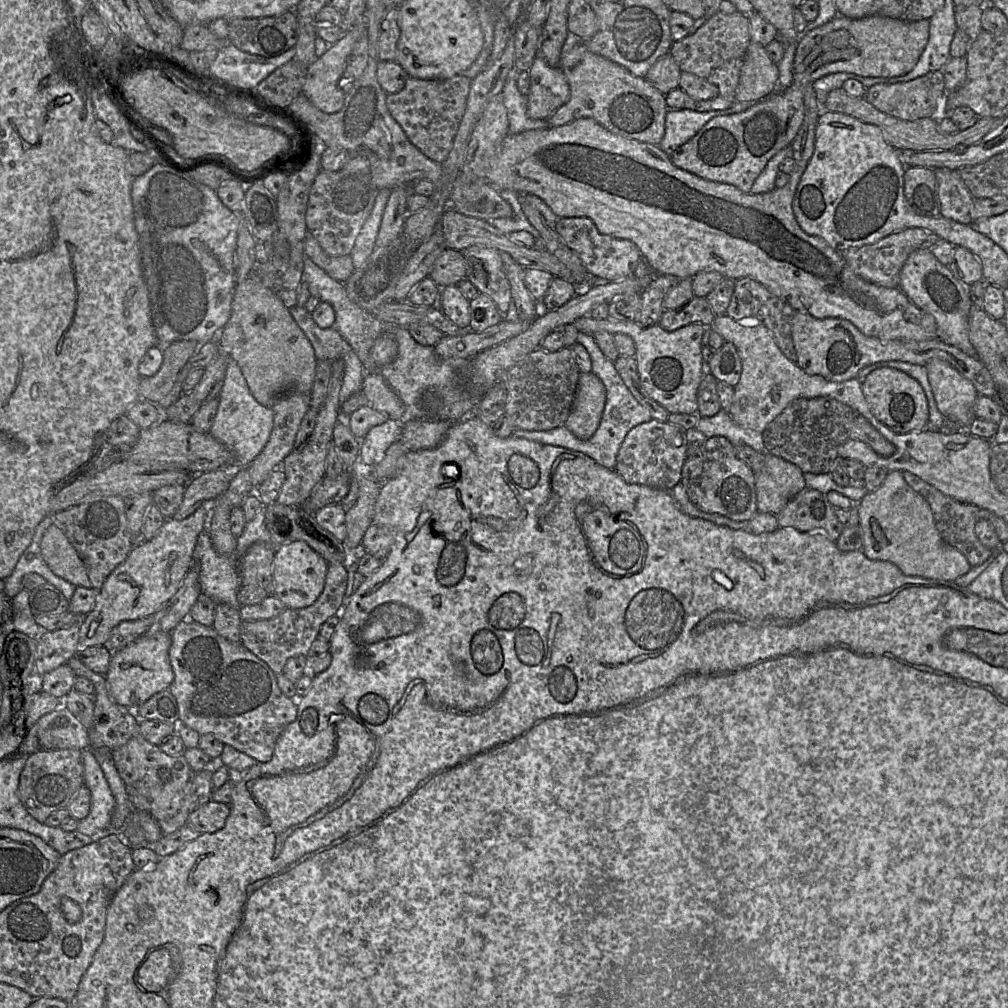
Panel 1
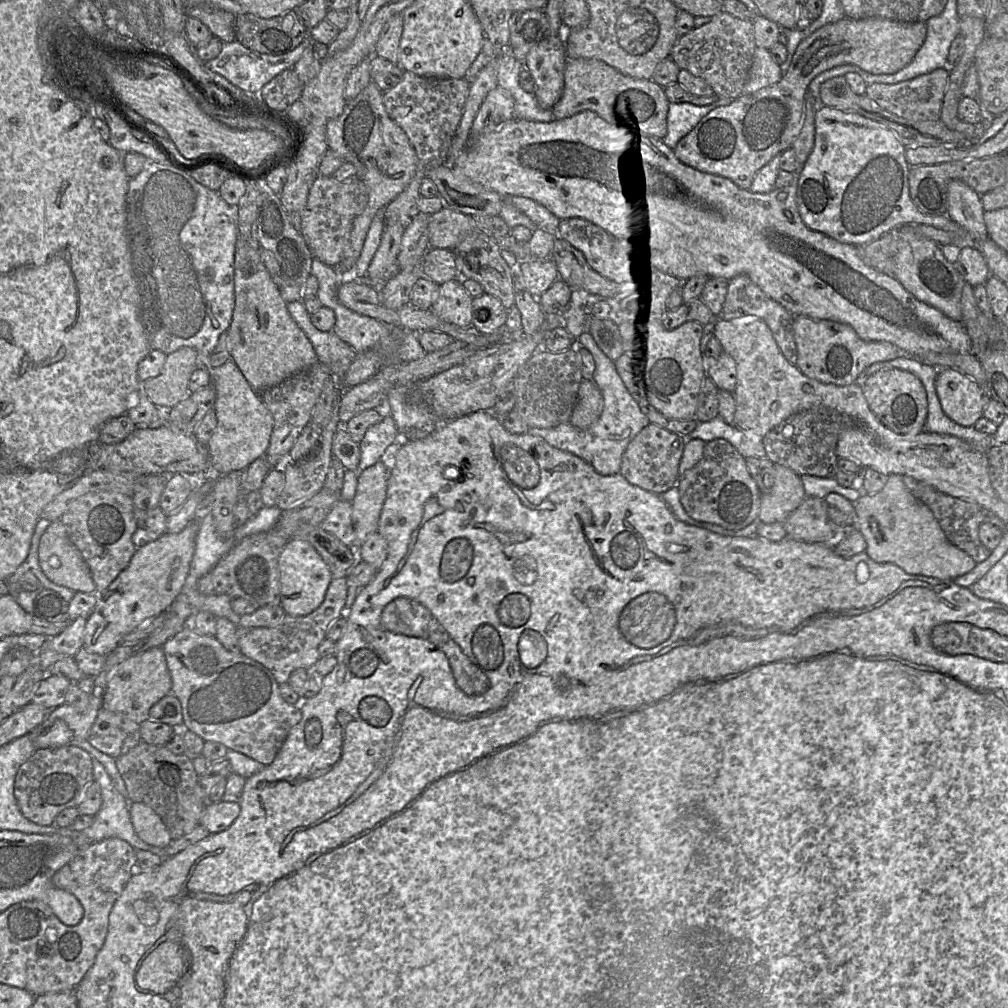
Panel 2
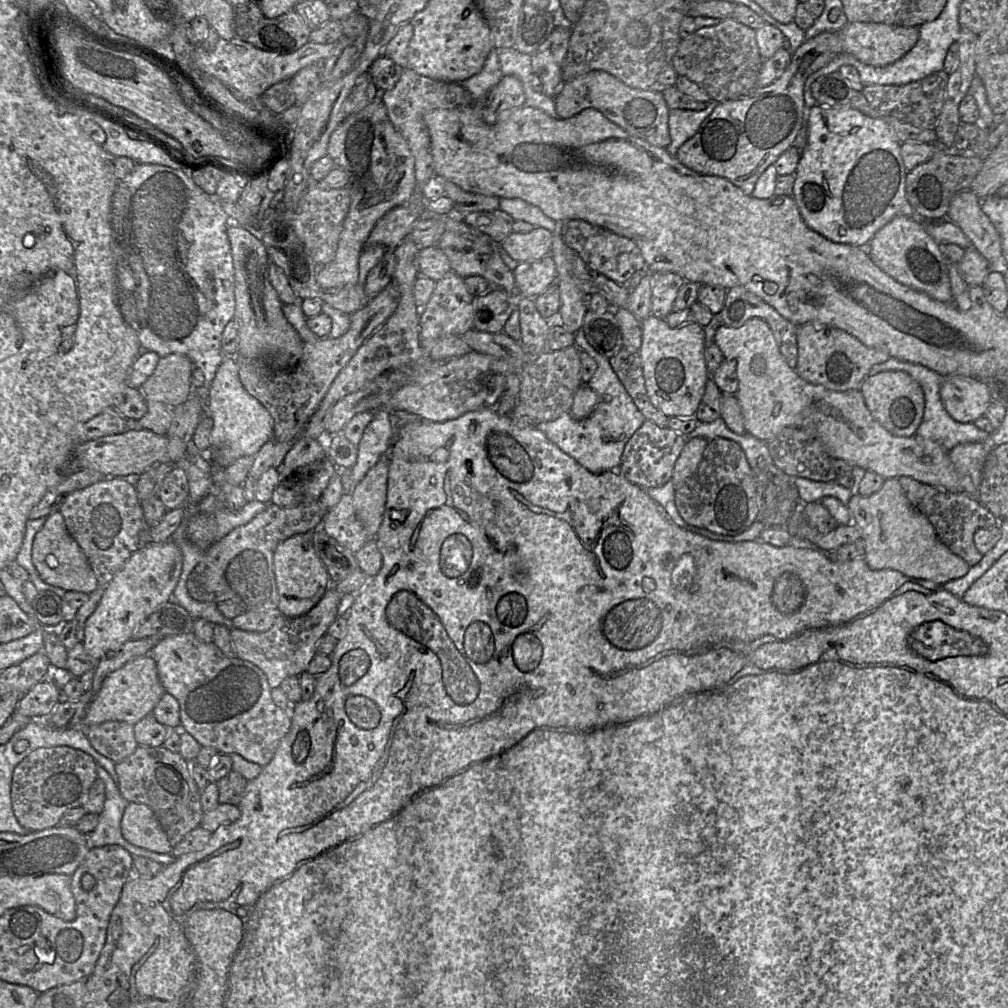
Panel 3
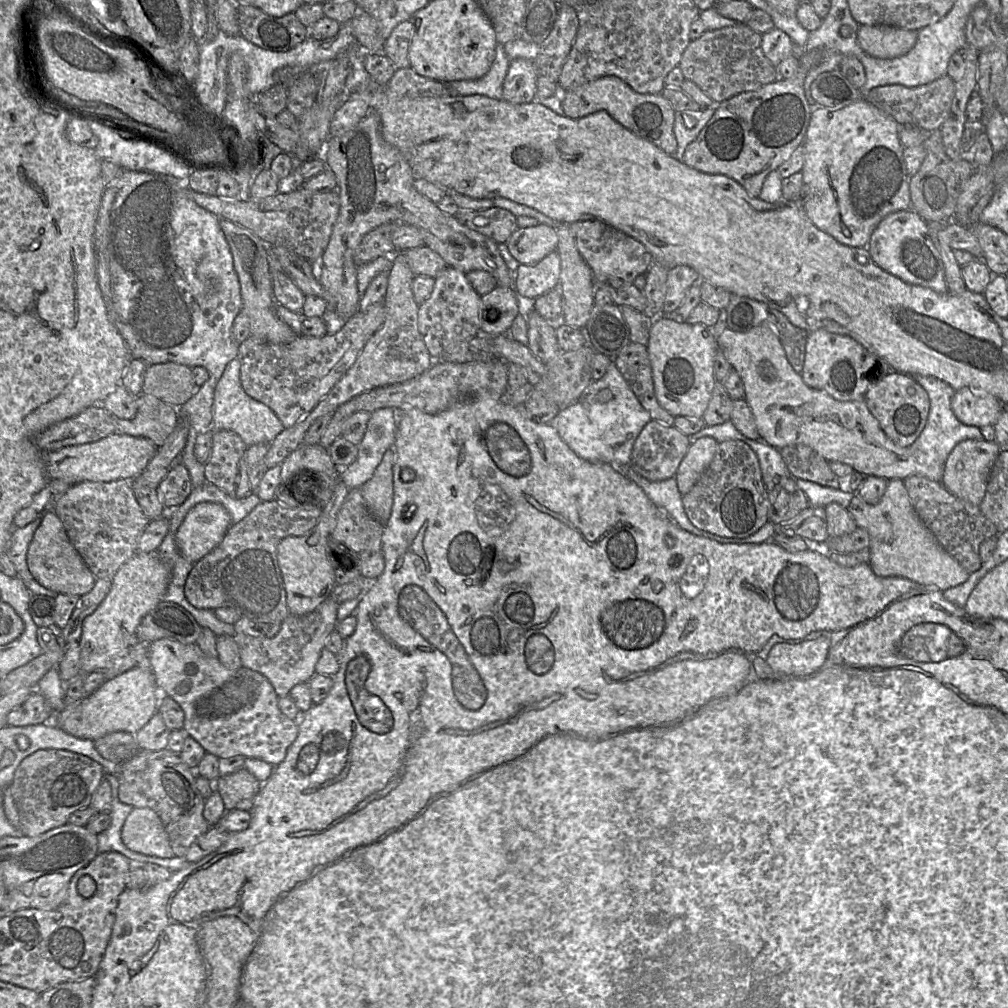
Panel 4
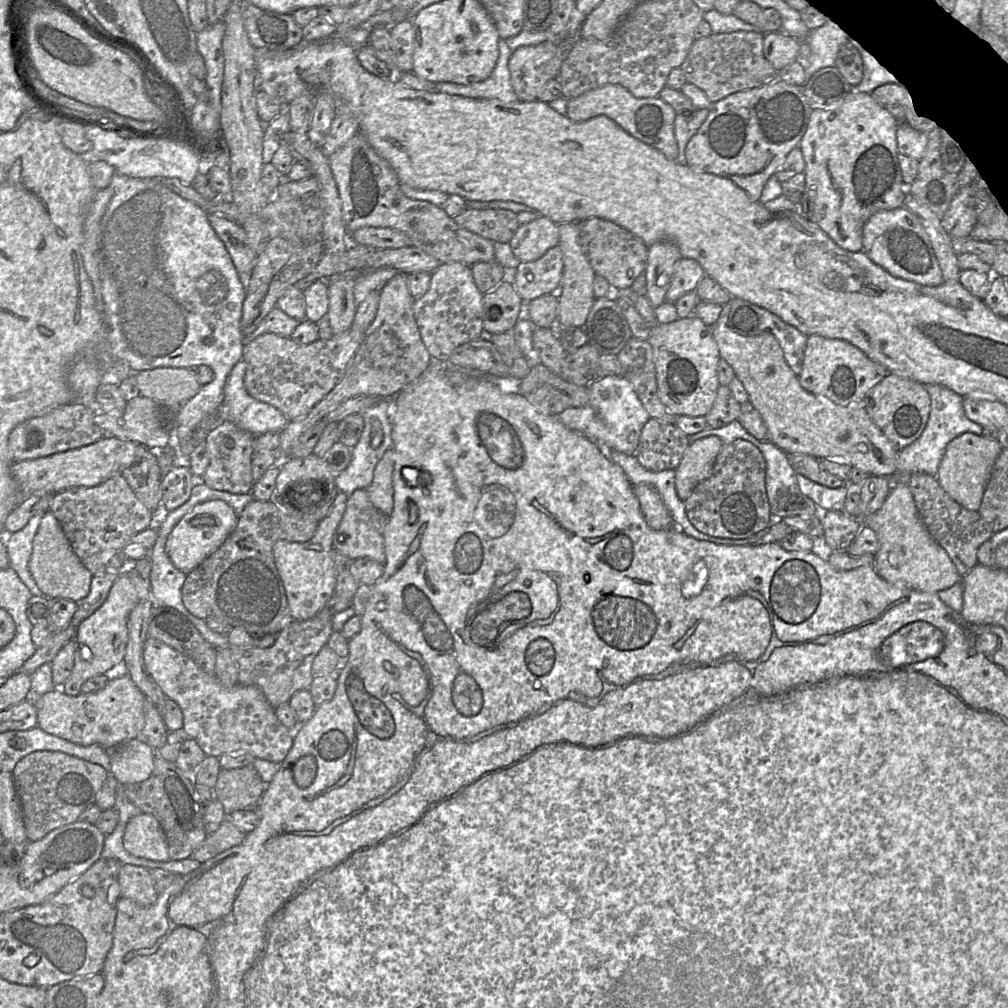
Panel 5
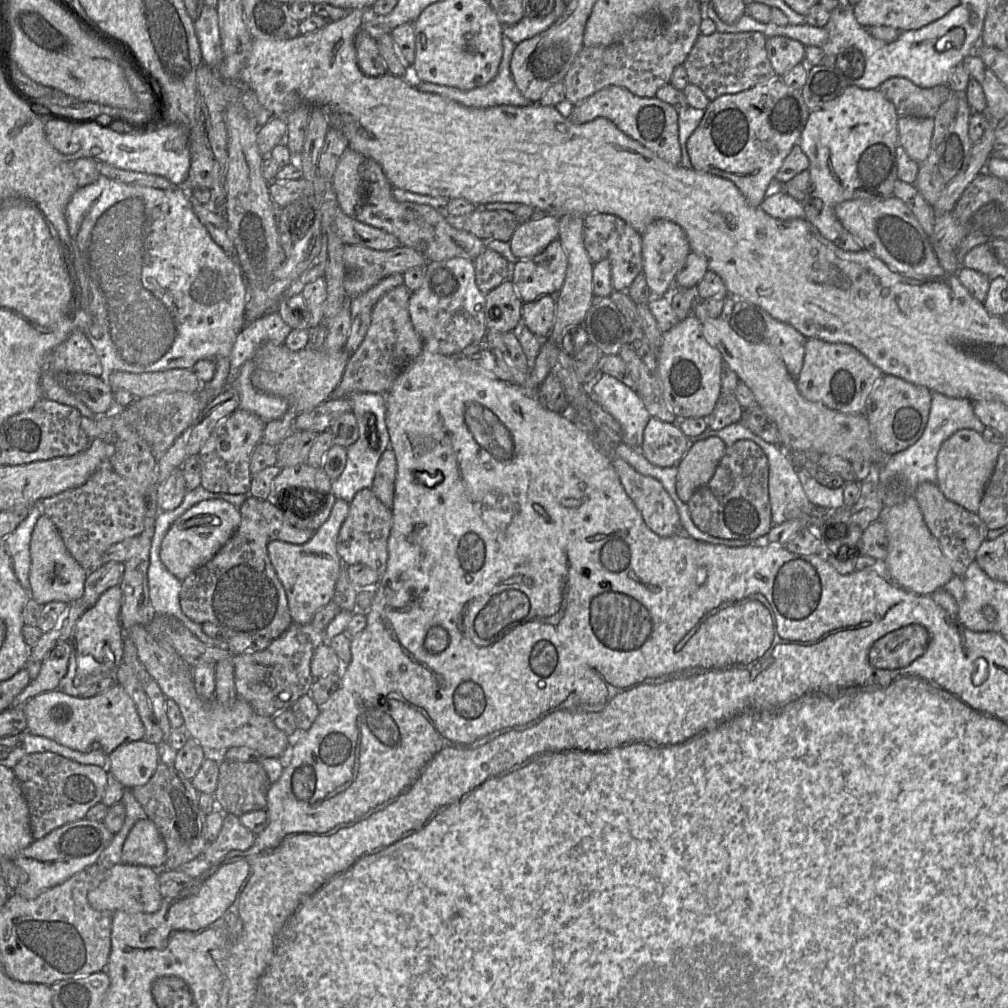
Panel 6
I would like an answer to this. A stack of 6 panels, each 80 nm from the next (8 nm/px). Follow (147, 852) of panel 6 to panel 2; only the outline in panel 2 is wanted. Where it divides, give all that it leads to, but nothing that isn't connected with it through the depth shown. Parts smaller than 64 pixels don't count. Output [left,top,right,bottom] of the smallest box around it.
[129,802,172,848]

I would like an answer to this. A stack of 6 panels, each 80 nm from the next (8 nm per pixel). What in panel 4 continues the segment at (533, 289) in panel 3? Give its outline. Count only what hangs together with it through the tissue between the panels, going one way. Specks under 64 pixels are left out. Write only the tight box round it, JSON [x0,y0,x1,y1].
[514,251,560,303]

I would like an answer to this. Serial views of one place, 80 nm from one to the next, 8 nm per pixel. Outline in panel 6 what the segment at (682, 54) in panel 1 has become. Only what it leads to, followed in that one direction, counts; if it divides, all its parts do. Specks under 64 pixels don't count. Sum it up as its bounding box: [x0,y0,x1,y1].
[683,31,775,101]

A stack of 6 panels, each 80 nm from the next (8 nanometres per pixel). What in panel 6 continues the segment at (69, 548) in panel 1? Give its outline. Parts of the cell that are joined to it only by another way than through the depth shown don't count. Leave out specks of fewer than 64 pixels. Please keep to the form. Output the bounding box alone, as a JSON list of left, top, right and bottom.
[30,514,87,605]

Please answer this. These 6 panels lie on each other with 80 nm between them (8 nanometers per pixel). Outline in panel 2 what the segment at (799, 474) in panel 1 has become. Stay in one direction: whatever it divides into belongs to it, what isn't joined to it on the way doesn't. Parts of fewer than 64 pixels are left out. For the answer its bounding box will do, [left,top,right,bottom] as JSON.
[758,464,806,523]

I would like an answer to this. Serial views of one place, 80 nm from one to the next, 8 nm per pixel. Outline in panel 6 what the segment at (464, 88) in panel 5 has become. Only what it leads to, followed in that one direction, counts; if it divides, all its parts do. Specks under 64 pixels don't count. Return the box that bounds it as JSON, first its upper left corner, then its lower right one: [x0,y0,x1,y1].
[418,35,532,108]

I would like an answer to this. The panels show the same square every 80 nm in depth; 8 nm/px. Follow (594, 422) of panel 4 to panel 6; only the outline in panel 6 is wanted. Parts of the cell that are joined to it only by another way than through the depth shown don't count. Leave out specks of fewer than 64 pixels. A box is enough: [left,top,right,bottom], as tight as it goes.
[590,373,650,449]

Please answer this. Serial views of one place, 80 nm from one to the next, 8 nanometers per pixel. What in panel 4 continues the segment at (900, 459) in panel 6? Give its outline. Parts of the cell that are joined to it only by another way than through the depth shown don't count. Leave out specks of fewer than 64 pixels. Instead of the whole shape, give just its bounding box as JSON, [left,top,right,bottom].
[910,376,982,465]

